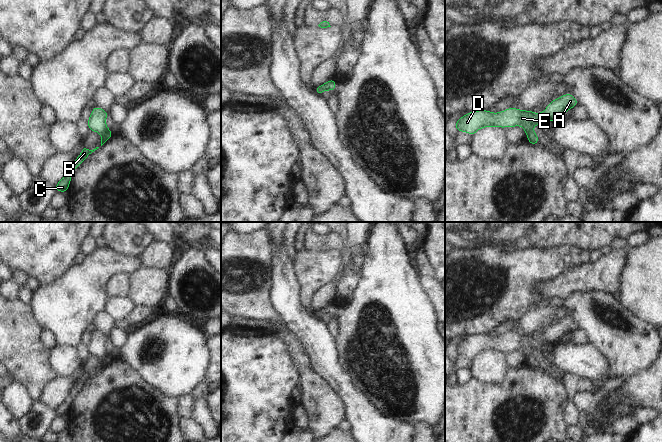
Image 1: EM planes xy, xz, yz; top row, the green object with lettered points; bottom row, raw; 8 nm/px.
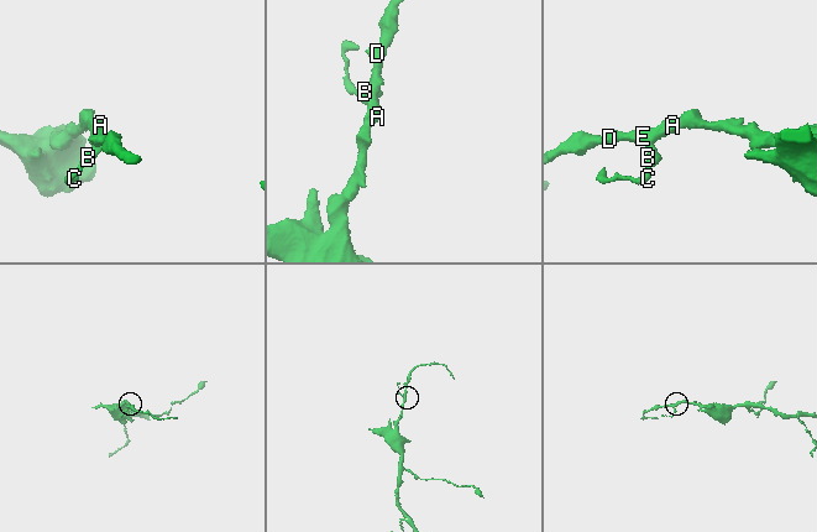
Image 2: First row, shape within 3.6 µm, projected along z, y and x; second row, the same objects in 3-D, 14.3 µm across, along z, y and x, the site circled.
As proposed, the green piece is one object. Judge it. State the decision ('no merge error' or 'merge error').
merge error

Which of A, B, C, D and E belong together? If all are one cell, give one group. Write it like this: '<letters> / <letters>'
A D E / B C

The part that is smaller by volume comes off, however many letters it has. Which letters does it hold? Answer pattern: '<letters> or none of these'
B, C.

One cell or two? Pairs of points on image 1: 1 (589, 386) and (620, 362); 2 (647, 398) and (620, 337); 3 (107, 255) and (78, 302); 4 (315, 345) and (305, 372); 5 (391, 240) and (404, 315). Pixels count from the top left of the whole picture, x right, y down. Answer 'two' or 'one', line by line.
1: two
2: two
3: one
4: two
5: one

